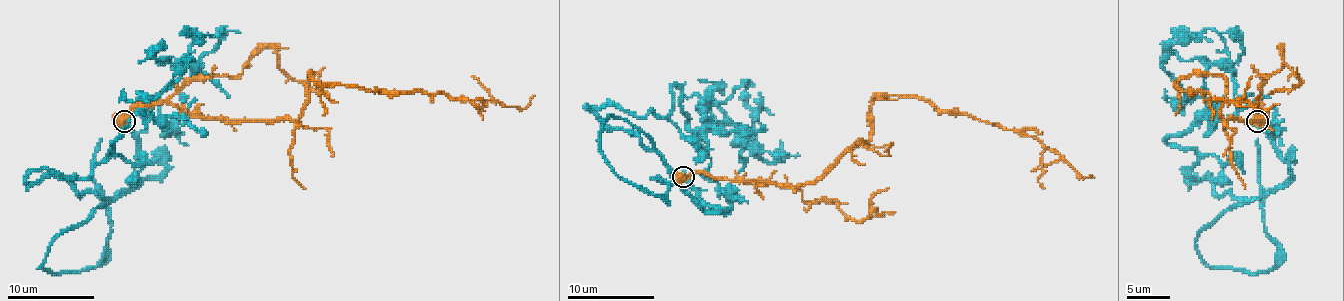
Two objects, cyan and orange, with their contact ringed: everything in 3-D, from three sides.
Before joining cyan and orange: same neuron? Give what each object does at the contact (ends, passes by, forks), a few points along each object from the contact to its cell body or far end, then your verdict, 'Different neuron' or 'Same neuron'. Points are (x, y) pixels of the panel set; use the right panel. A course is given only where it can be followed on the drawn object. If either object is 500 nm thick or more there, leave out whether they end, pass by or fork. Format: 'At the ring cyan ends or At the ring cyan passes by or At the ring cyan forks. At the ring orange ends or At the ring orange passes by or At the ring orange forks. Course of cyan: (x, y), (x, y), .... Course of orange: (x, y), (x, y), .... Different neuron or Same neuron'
Course of cyan: (1258, 121), (1292, 175), (1238, 199), (1188, 180), (1167, 141), (1229, 63), (1171, 28). Course of orange: (1258, 121), (1260, 102), (1266, 119), (1225, 119), (1221, 76), (1175, 82), (1240, 106), (1258, 108), (1258, 95). Different neuron

